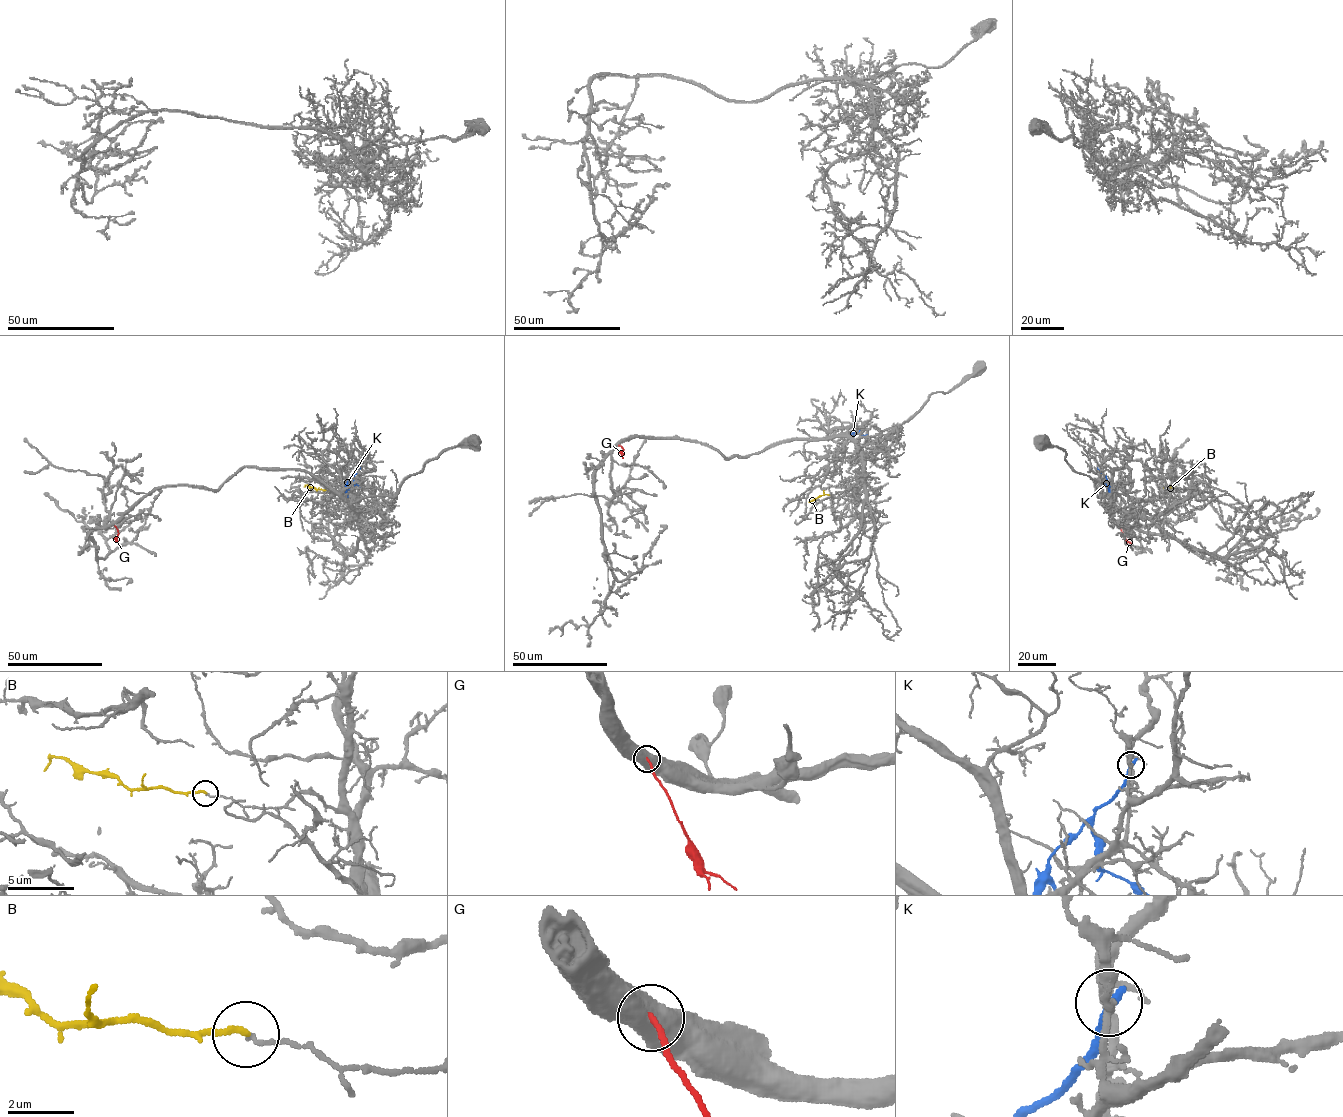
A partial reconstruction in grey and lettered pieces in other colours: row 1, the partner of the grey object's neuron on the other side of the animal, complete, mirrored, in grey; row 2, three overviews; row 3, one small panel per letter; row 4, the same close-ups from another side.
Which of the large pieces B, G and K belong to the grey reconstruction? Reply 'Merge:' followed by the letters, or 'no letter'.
Merge: no letter

